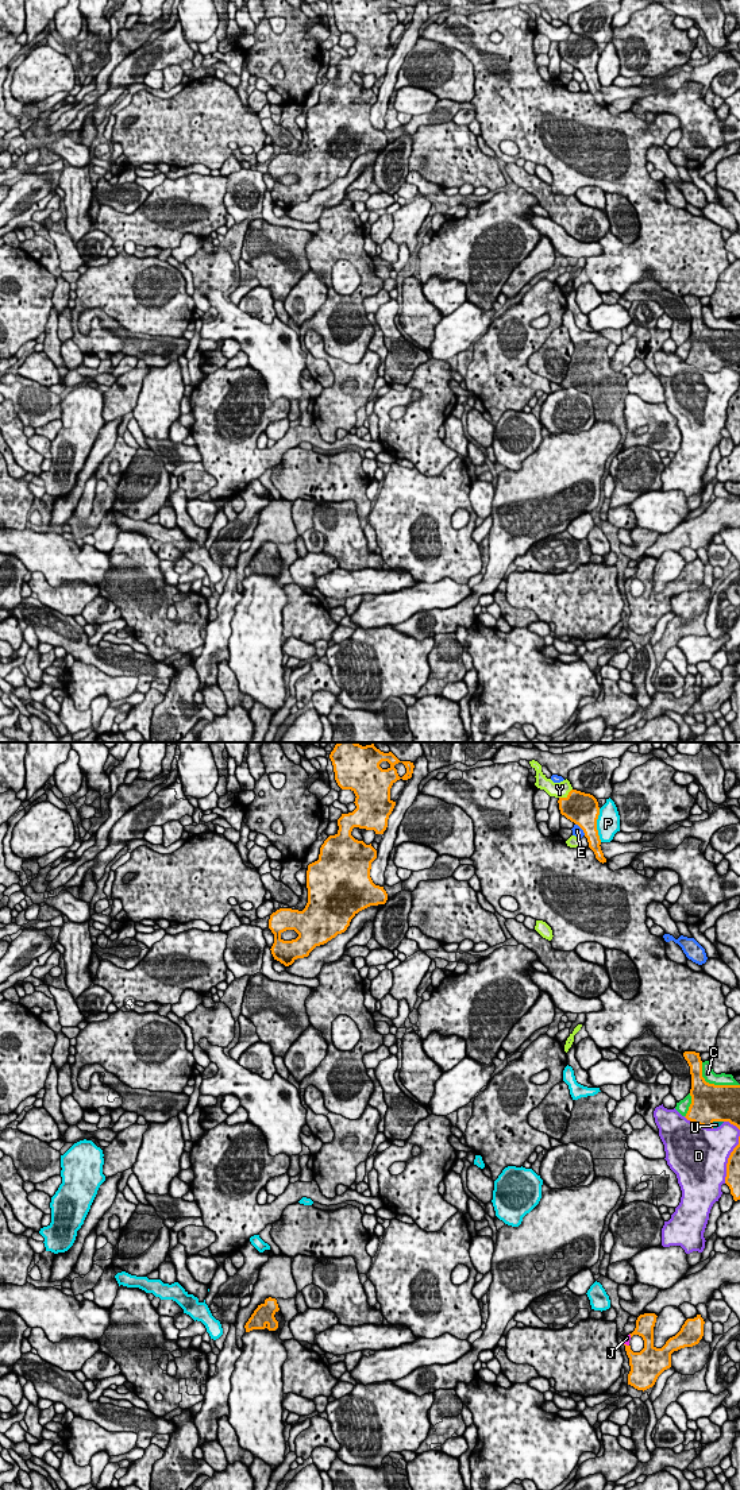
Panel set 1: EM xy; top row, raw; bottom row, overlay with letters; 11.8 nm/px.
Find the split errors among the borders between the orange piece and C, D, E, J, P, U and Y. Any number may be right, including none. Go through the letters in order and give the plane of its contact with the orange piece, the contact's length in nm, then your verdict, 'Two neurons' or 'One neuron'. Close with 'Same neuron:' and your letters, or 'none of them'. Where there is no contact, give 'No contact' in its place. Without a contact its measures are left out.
C: Touches orange in xy. Shared border 550 nm. Two neurons
D: Touches orange in xy. Shared border 600 nm. Two neurons
E: Touches orange in xy. Shared border 190 nm. Two neurons
J: Touches orange in xy. Shared border 70 nm. One neuron
P: Touches orange in xy. Shared border 400 nm. Two neurons
U: Touches orange in xy. Shared border 170 nm. One neuron
Y: Touches orange in xy. Shared border 200 nm. Two neurons
Same neuron: J, U

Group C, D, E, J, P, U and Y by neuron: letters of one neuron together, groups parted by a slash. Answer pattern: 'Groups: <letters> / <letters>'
Groups: C / D / E / J U / P / Y

